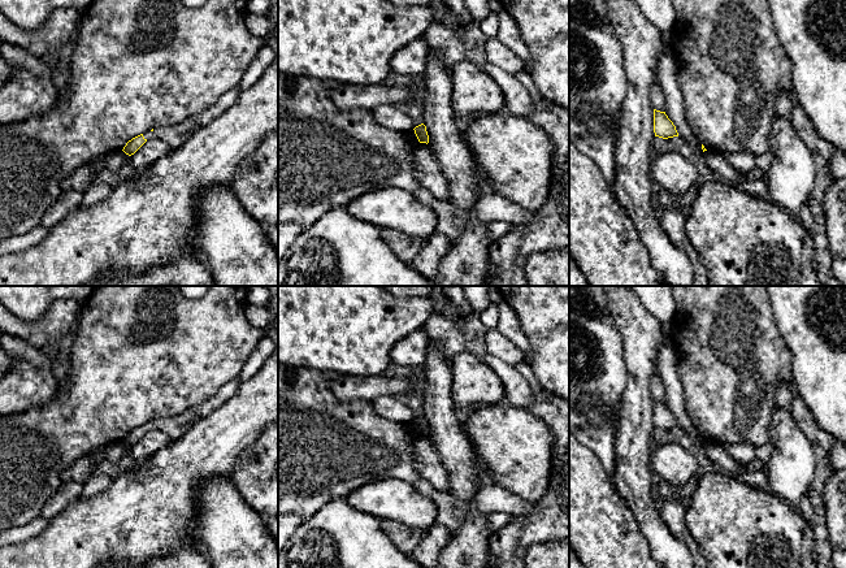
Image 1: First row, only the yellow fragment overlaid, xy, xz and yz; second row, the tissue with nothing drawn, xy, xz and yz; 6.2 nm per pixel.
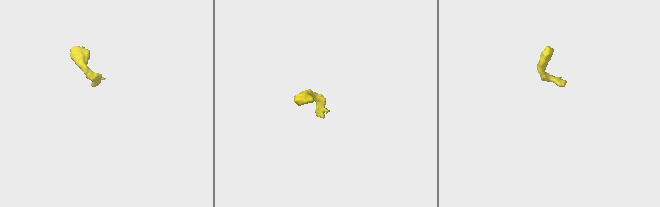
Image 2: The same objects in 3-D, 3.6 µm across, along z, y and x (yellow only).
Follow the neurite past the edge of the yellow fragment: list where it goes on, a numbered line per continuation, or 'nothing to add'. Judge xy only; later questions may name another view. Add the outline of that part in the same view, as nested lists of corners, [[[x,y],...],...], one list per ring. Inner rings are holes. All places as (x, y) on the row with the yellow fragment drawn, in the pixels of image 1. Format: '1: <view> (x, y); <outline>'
1: xy (176, 135); [[[237,86],[222,95],[214,105],[200,114],[173,126],[156,127],[152,131],[146,131],[143,136],[147,140],[161,139],[170,147],[170,149],[175,149],[181,147],[198,129],[227,110],[237,101],[240,91],[239,86]]]

